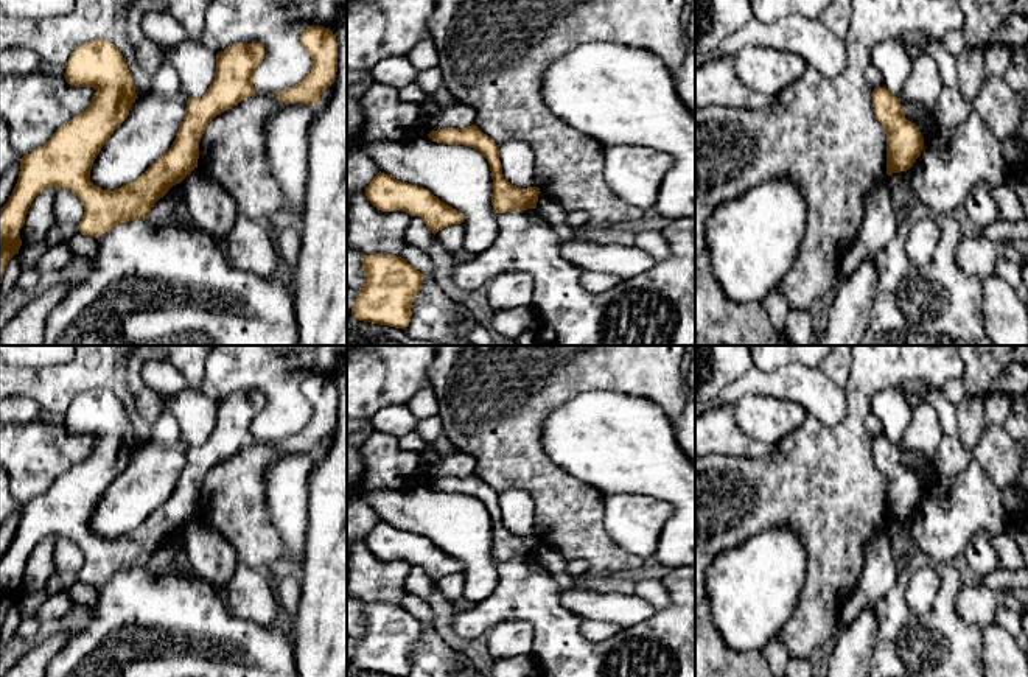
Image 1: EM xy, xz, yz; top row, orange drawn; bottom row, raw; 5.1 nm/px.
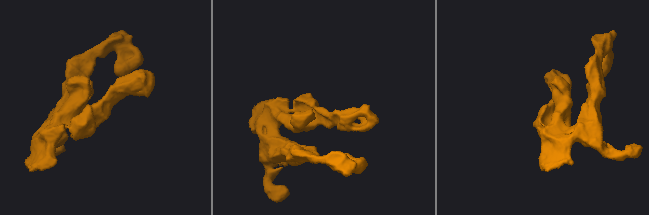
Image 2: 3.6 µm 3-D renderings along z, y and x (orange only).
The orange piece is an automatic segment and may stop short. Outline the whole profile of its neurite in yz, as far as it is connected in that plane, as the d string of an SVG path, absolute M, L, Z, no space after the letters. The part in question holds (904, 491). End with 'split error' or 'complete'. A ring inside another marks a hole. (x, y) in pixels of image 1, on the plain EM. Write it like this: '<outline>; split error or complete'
M886 436L872 439L872 456L886 481L886 523L910 518L924 498L919 476L904 465L900 448Z; complete

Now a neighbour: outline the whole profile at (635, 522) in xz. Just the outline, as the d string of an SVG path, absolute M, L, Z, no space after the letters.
M647 495L605 496L605 531L625 551L641 559L658 549L672 506Z

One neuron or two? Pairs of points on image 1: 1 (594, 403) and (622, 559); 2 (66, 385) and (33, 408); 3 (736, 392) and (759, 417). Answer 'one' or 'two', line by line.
1: two
2: two
3: two

